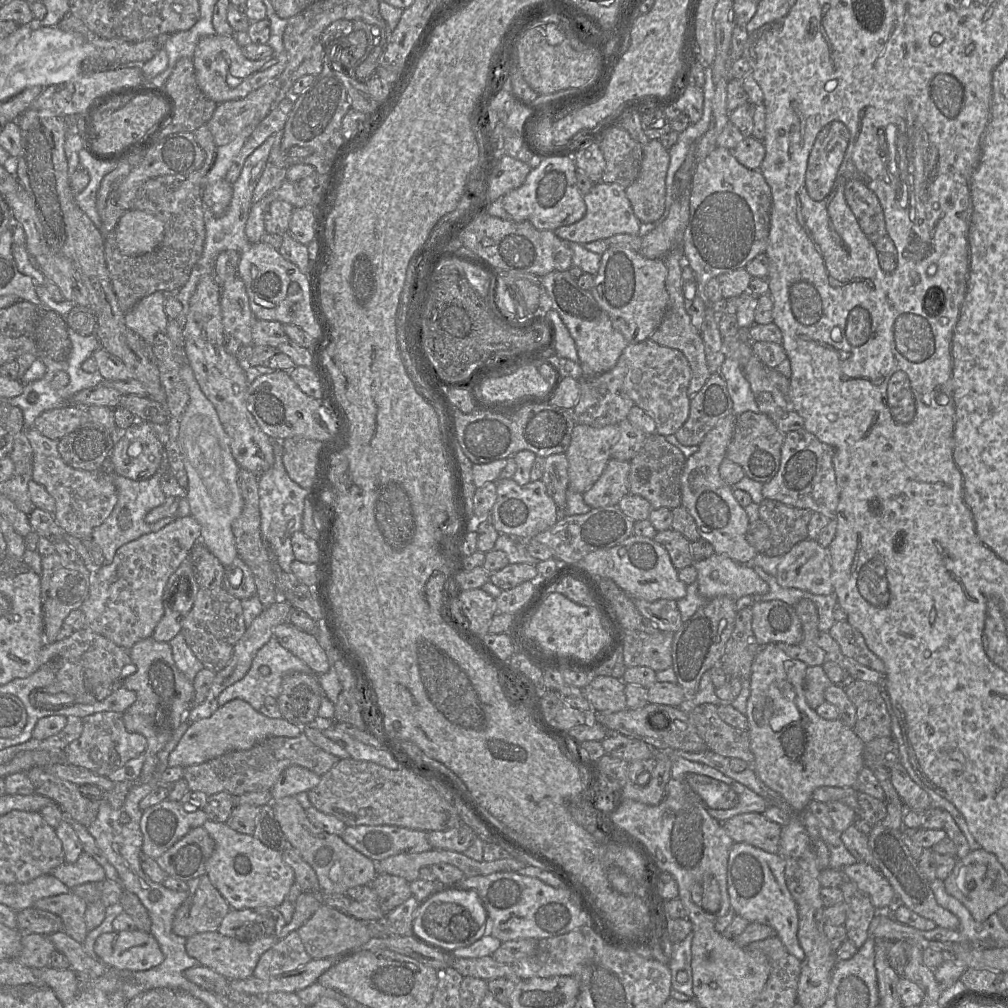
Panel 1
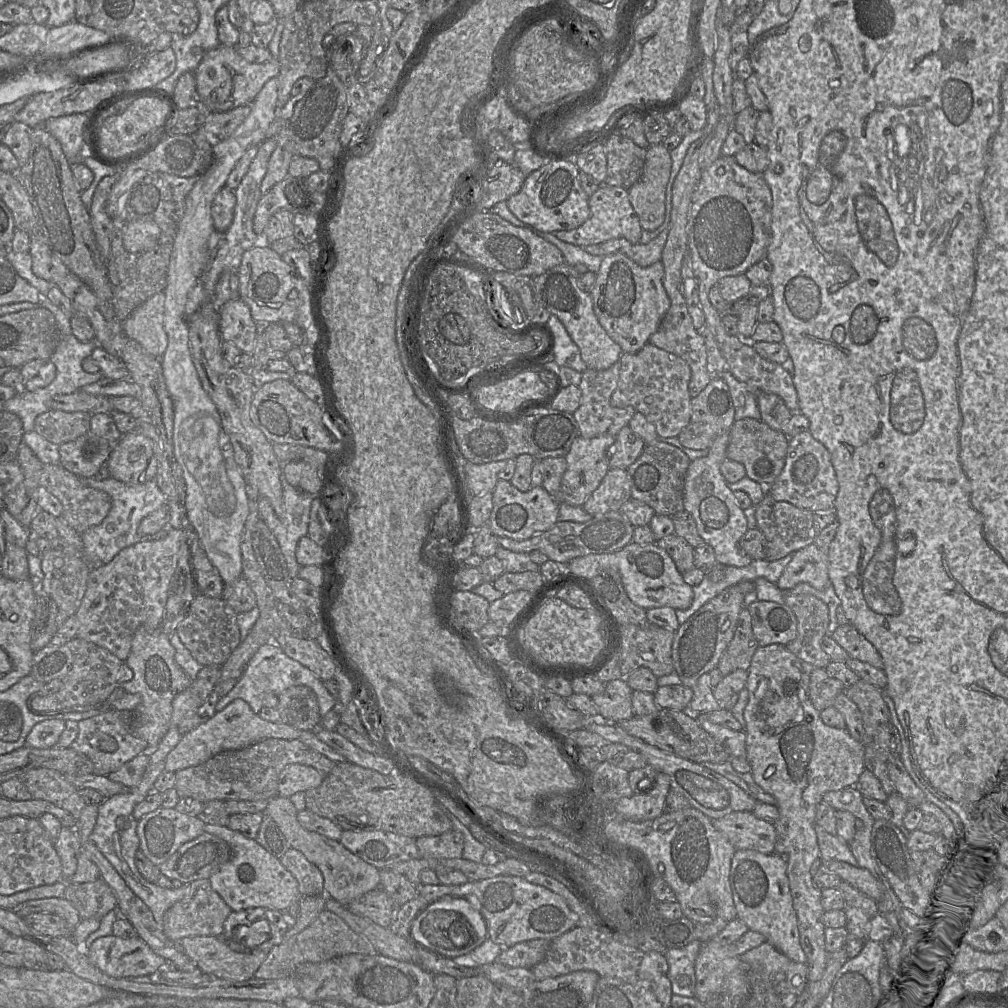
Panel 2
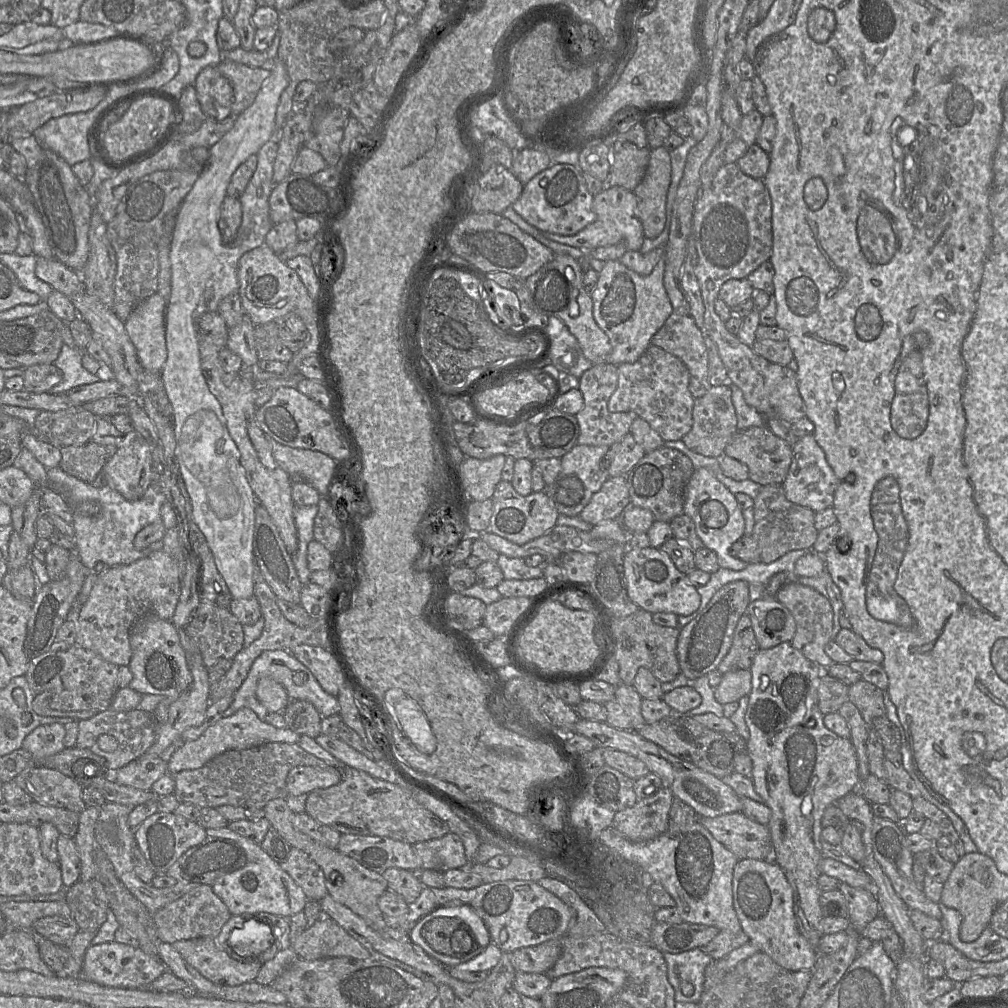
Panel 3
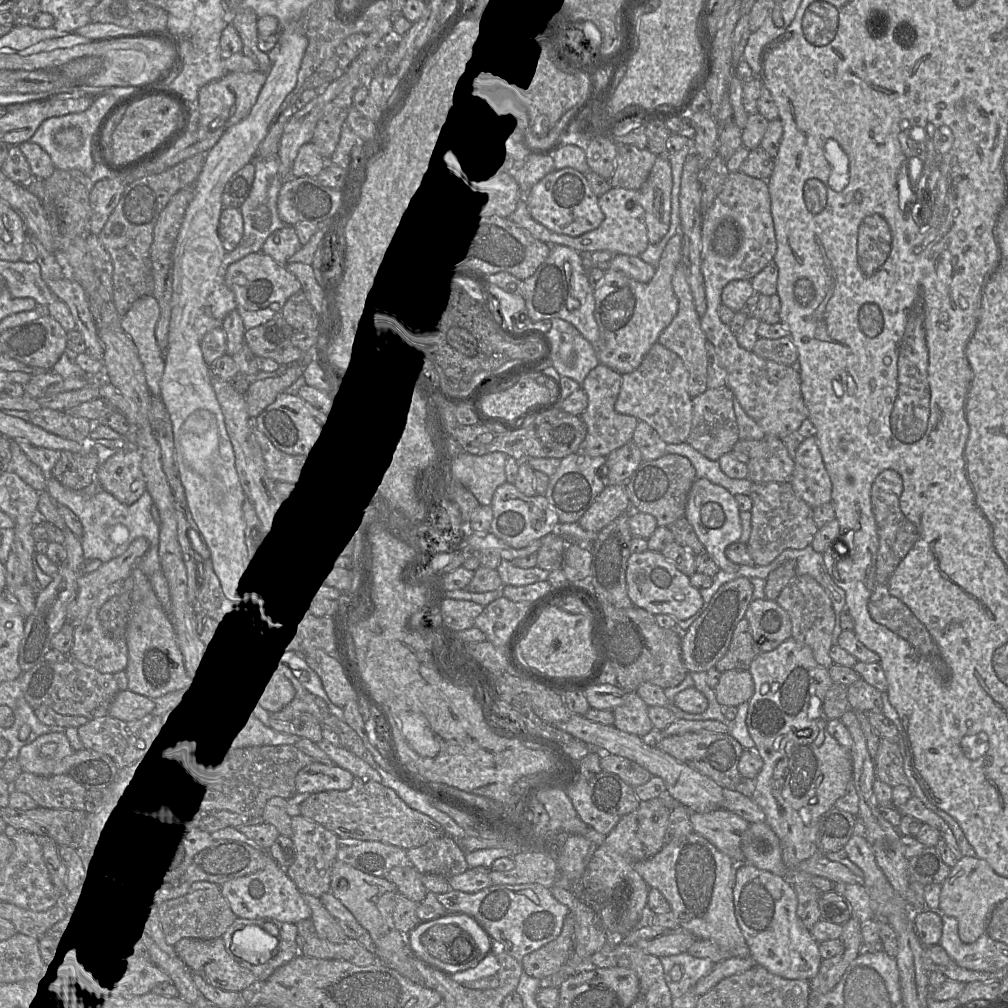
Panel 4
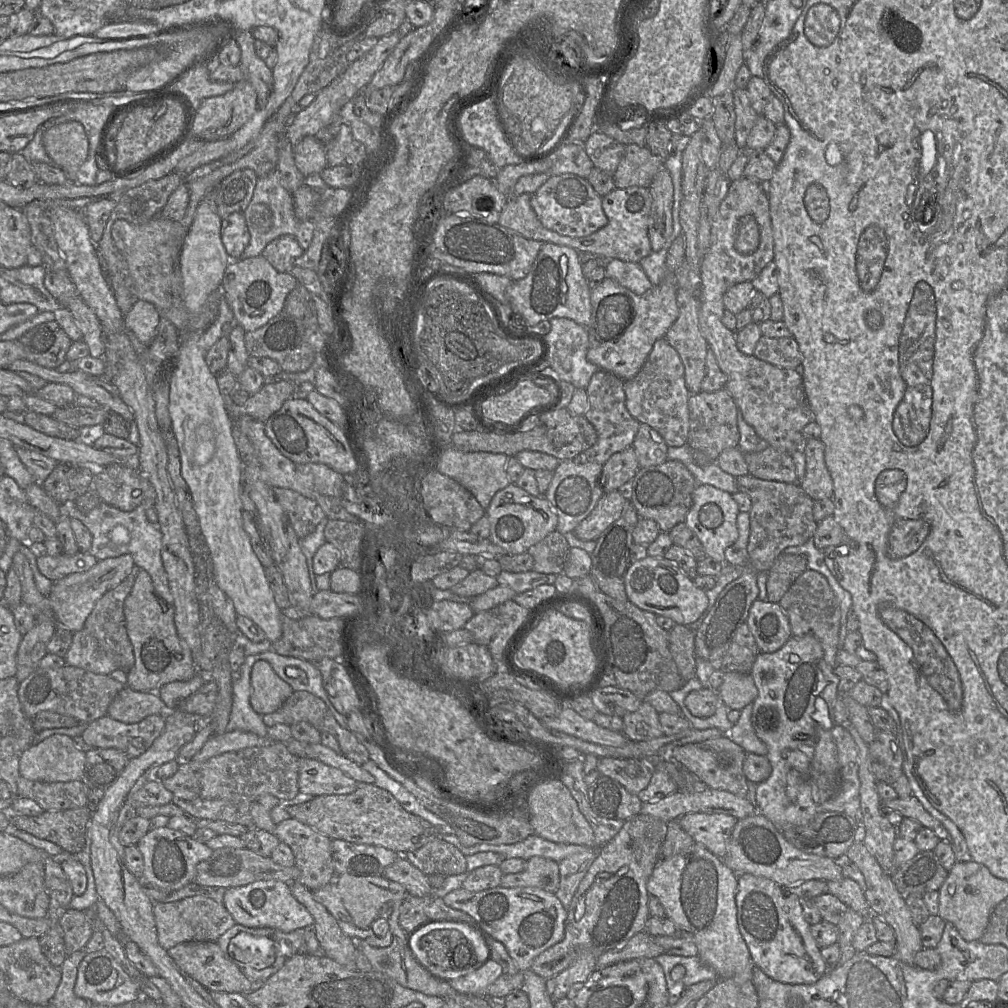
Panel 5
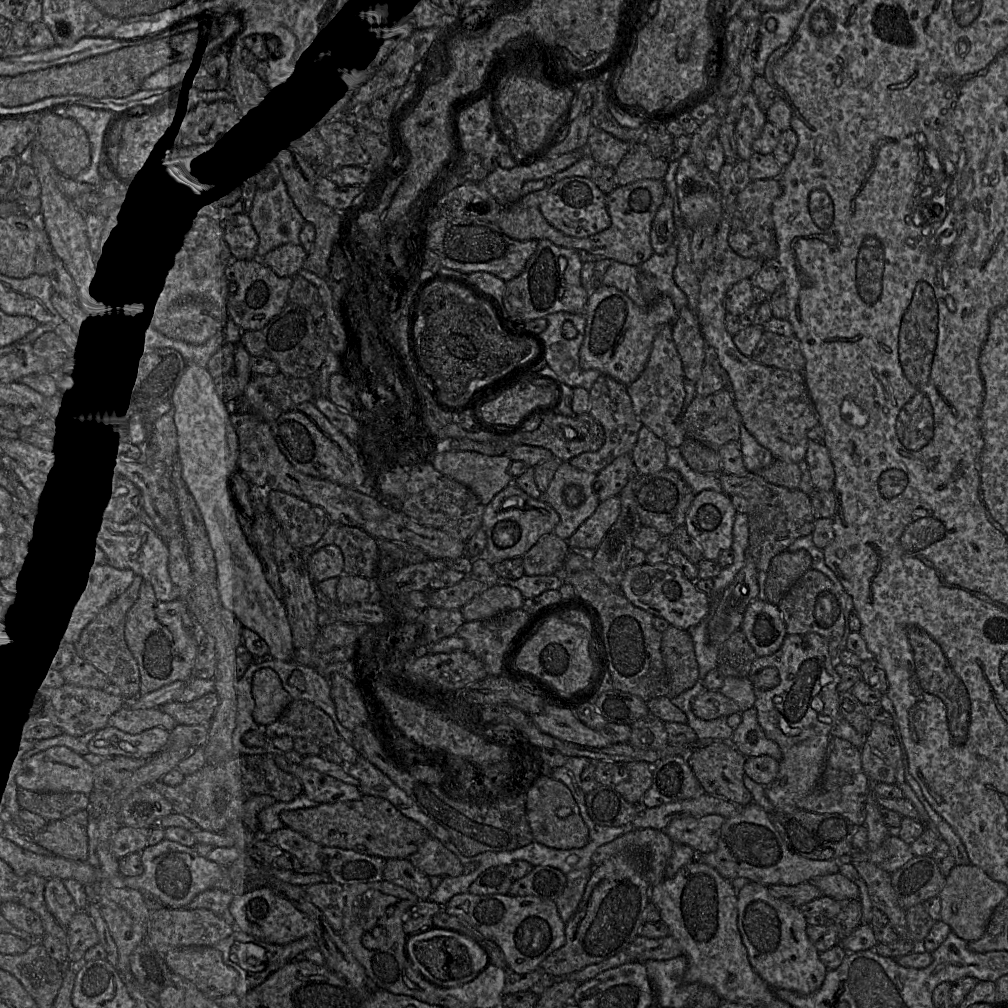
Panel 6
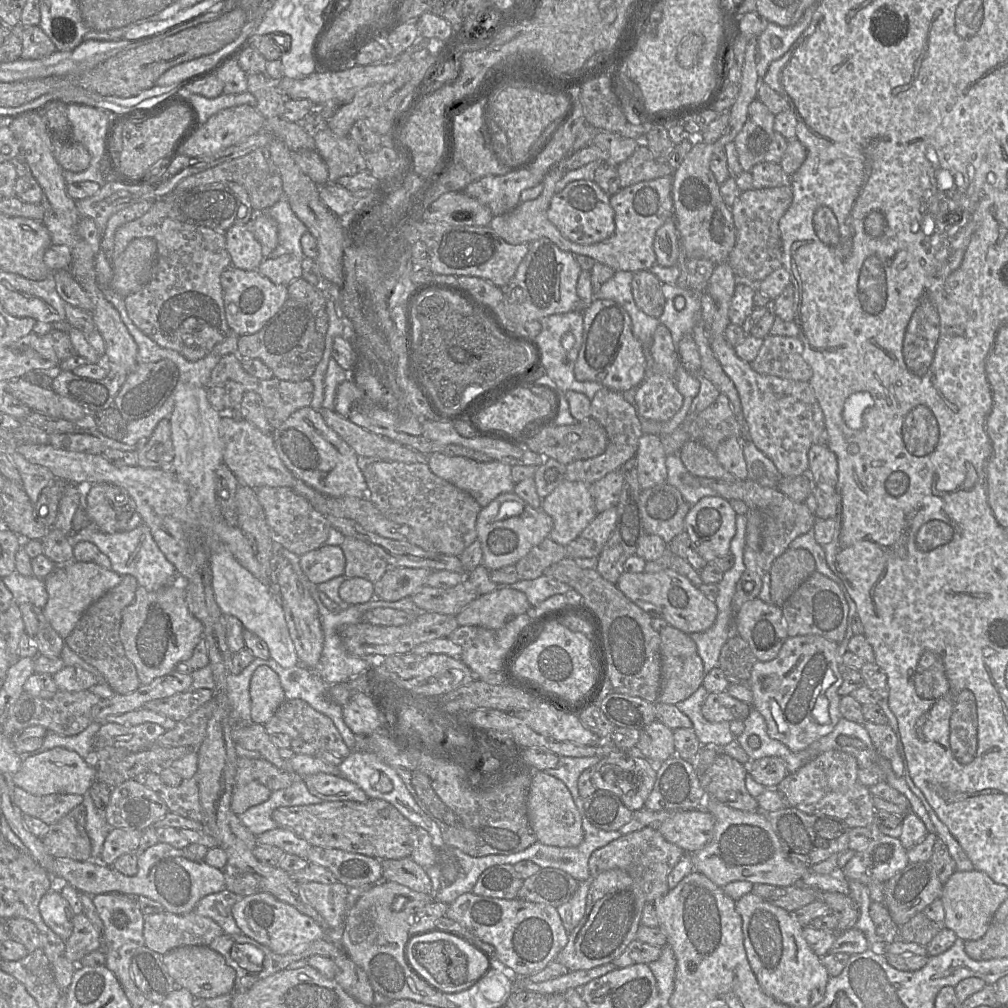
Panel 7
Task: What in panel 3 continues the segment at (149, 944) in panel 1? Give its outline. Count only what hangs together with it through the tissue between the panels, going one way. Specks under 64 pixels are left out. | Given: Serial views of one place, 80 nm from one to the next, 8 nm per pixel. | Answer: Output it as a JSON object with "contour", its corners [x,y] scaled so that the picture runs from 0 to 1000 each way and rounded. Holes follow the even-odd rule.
{"contour":[[[115,934],[90,938],[83,948],[81,968],[95,976],[122,981],[146,981],[164,963],[163,955],[143,945],[138,939]]]}

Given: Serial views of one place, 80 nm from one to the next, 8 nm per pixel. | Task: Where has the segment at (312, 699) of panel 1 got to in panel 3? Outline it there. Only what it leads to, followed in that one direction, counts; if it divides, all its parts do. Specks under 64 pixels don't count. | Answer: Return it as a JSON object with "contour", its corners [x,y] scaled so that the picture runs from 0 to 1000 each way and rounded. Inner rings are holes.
{"contour":[[[289,694],[281,705],[284,721],[297,729],[313,732],[318,728],[318,714],[313,700],[303,694]]]}

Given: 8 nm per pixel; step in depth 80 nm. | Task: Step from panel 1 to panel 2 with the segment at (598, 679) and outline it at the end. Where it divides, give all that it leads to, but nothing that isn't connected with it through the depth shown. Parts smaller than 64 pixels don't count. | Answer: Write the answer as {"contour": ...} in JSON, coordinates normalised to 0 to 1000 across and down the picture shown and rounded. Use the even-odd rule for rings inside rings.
{"contour":[[[620,673],[600,678],[600,685],[597,688],[586,690],[593,702],[594,713],[613,717],[627,712],[627,687]]]}

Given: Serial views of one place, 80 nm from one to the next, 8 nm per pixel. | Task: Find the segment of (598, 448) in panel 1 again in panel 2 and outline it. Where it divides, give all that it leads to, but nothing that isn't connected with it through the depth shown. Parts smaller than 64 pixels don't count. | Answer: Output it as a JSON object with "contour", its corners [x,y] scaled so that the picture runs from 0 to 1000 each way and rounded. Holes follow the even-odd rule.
{"contour":[[[573,433],[570,435],[564,448],[561,452],[562,466],[557,476],[553,494],[551,494],[554,499],[561,498],[567,502],[577,502],[579,500],[605,465],[605,449],[610,437],[611,433],[595,433],[586,436]]]}

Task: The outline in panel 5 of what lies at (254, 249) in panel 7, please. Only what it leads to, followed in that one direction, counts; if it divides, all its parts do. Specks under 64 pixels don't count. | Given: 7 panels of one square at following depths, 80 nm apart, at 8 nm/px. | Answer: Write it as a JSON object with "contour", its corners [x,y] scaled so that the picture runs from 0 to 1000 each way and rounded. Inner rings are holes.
{"contour":[[[232,210],[220,217],[219,238],[228,258],[240,257],[248,239],[248,231],[241,211]]]}

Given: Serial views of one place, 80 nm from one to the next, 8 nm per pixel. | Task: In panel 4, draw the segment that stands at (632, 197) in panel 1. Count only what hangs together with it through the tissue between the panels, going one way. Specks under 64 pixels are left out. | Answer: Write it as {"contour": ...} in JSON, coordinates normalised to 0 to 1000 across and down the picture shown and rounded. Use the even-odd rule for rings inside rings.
{"contour":[[[663,153],[652,154],[644,176],[634,188],[645,242],[653,241],[664,228],[667,185]]]}

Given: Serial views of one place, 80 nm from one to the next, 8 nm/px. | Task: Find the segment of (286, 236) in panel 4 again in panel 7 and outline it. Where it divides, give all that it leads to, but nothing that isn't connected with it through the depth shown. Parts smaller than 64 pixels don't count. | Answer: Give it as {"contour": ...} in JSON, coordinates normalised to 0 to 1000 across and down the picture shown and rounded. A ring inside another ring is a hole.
{"contour":[[[289,252],[262,256],[255,268],[271,281],[285,284],[301,272],[300,259]]]}

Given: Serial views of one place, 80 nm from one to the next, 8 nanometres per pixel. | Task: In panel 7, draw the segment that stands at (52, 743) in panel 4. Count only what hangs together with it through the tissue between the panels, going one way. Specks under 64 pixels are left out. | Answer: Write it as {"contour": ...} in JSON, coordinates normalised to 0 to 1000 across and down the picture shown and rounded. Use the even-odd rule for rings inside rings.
{"contour":[[[55,741],[23,754],[20,763],[13,770],[17,781],[30,788],[43,790],[49,788],[83,789],[95,772],[95,764],[89,761],[75,746]]]}

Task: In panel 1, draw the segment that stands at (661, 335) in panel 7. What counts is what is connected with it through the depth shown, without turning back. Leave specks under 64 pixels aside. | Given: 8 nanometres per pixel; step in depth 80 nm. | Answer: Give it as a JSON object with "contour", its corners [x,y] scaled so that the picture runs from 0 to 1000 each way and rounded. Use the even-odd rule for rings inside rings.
{"contour":[[[642,336],[623,341],[616,355],[621,362],[618,390],[649,417],[651,430],[657,433],[670,431],[684,413],[685,395],[682,389],[686,365],[679,351]]]}

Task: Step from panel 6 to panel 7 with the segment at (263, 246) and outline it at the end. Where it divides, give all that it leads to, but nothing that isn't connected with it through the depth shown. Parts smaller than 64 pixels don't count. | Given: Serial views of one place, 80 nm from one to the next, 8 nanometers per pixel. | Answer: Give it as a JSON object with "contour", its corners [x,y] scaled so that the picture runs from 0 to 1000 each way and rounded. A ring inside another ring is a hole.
{"contour":[[[283,191],[275,201],[263,210],[254,211],[265,211],[274,218],[276,223],[276,243],[264,256],[275,256],[282,252],[289,252],[300,259],[301,270],[308,270],[313,274],[318,273],[313,259],[304,255],[300,248],[299,235],[306,227],[291,210]]]}

